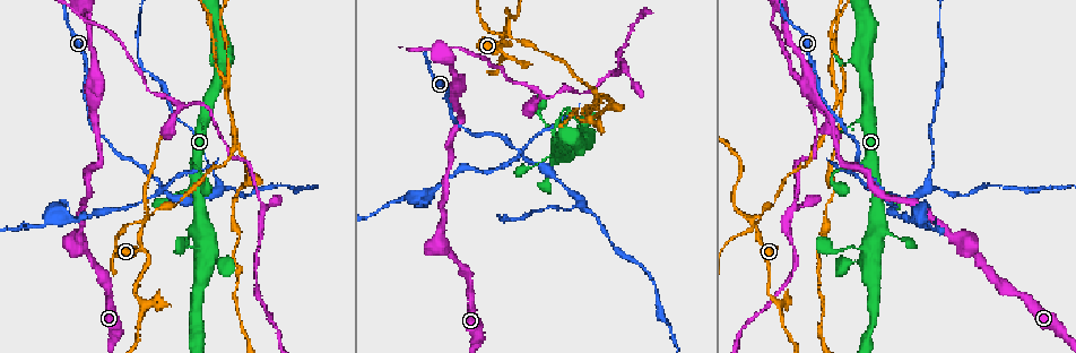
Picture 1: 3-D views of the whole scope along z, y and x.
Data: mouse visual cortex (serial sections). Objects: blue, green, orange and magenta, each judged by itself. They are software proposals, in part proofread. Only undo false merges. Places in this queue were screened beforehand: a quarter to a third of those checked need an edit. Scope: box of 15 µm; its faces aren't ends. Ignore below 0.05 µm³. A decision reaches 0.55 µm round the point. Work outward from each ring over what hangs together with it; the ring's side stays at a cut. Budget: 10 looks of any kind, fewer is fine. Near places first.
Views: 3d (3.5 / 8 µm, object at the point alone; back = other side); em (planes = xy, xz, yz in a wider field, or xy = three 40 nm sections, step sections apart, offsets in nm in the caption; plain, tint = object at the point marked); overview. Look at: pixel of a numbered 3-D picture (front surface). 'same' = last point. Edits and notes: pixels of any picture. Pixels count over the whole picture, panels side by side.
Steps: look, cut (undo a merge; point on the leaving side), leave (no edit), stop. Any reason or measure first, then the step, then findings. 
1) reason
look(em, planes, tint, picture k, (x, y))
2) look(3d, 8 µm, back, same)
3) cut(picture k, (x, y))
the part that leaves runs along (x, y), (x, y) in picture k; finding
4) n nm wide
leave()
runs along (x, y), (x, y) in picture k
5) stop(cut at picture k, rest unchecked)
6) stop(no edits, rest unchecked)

abrupt turn
look(3d, 3.5 µm, back, picture 1, (781, 301))

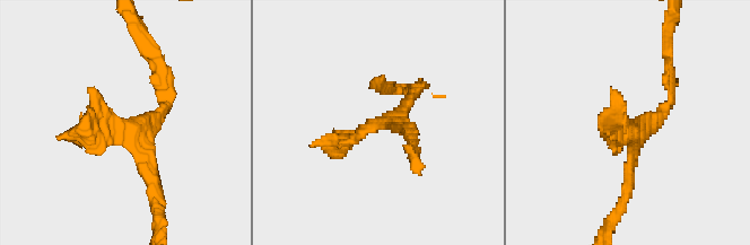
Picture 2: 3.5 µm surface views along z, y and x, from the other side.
need the tissue
look(em, planes, plain, picture 2, (137, 135))

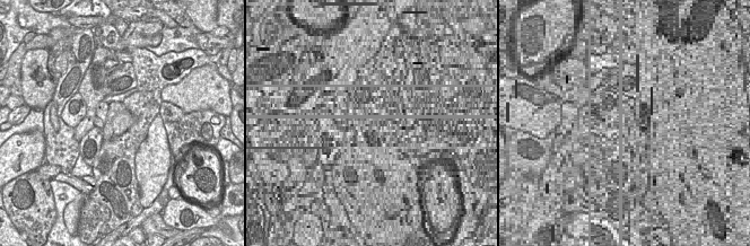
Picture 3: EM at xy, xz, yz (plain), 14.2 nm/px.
with the object marked
look(em, planes, tint, same)

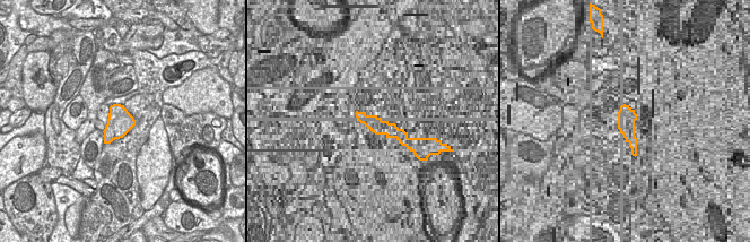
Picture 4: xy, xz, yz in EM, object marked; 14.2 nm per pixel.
leave()
one cell here

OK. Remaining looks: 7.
sharp bend
look(3d, 3.5 µm, picture 1, (77, 12))

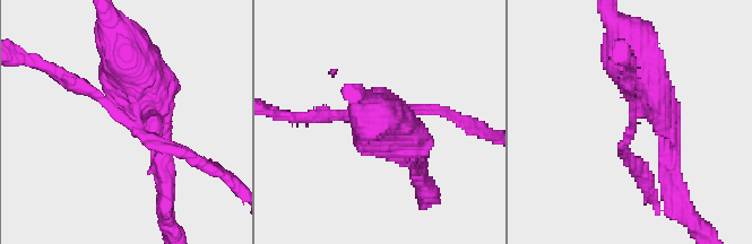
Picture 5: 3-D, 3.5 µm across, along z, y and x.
look(em, xy, step 2, tint, picture 5, (131, 119))

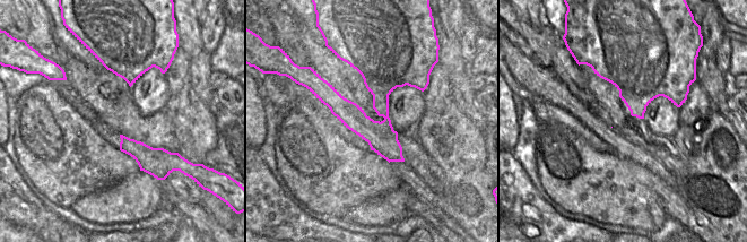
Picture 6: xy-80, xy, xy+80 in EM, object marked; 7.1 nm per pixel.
cut(picture 5, (97, 94))
border along (381, 121), (388, 129), (392, 130) in picture 6; two cells meet here

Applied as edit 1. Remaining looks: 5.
see it whole again
look(overview)

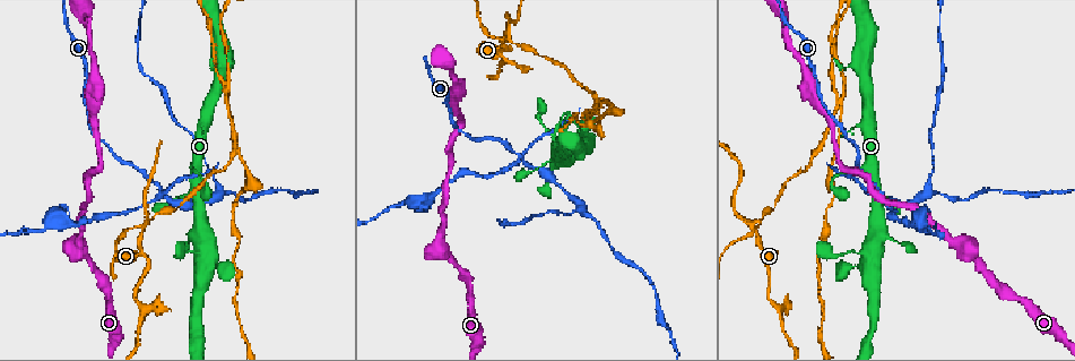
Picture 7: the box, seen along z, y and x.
four or more arms meet
look(3d, 3.5 µm, picture 7, (510, 33))

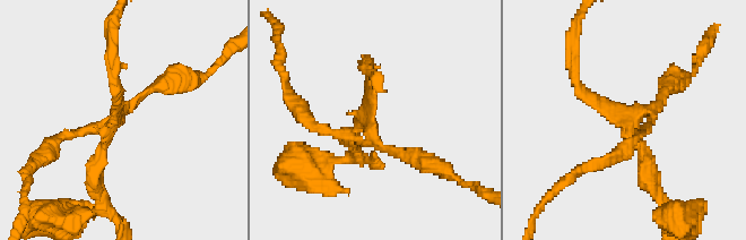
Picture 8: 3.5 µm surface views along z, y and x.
shape alone is not enough
look(em, planes, plain, picture 8, (367, 124))

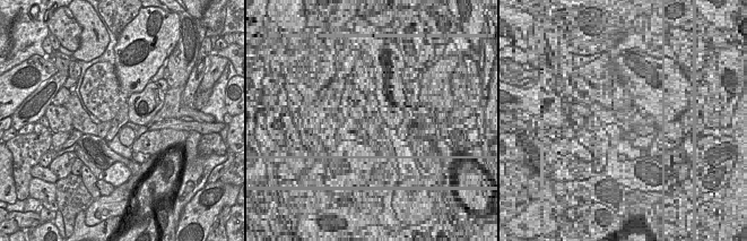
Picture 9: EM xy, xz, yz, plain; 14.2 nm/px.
look(em, planes, tint, same)

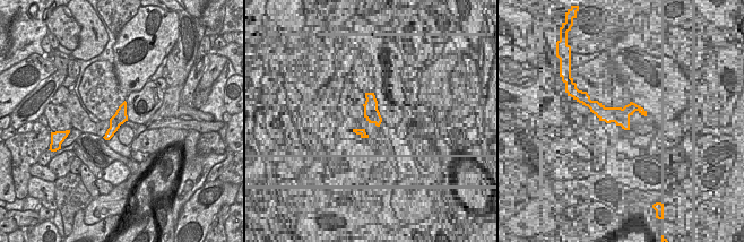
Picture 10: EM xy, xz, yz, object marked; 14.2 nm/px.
190 nm wide
cut(picture 8, (155, 88))
the part that leaves runs along (126, 110), (154, 86), (209, 71) in picture 8; two cells meet here

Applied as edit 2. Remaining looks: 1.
stop(cut at picture 5, cut at picture 8, rest unchecked)

